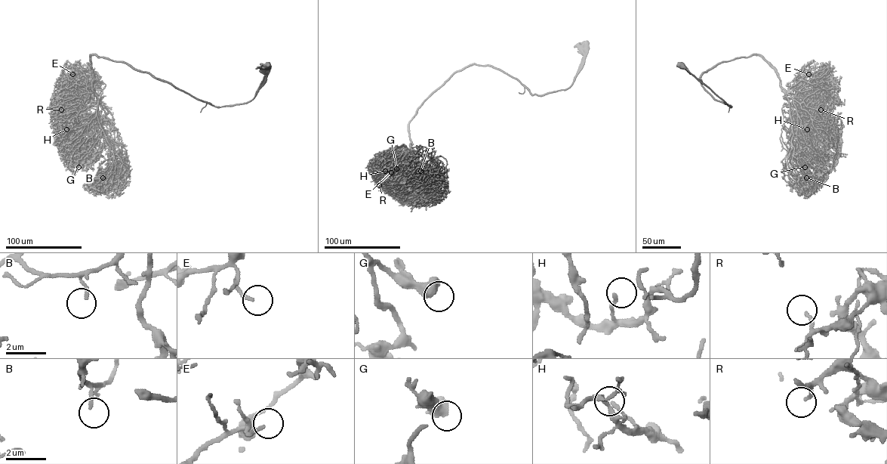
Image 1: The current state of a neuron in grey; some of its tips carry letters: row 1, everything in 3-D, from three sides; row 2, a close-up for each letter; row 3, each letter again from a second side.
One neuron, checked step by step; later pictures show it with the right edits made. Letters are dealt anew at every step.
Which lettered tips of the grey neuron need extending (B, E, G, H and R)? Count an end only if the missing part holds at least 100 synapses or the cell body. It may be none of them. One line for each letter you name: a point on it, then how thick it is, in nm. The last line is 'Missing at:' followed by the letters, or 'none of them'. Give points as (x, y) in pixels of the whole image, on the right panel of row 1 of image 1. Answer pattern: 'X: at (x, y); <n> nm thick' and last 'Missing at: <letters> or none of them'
Missing at: none of them

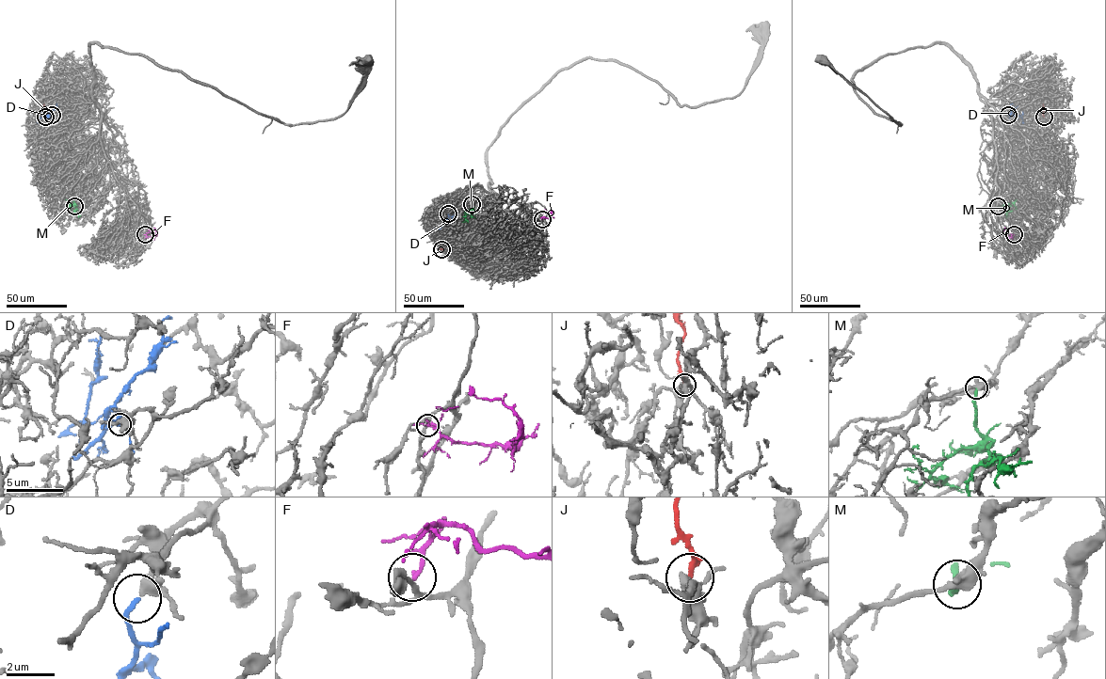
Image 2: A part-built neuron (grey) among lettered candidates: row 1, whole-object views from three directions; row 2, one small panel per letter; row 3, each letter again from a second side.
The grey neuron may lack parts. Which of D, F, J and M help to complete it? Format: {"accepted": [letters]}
{"accepted": ["D"]}

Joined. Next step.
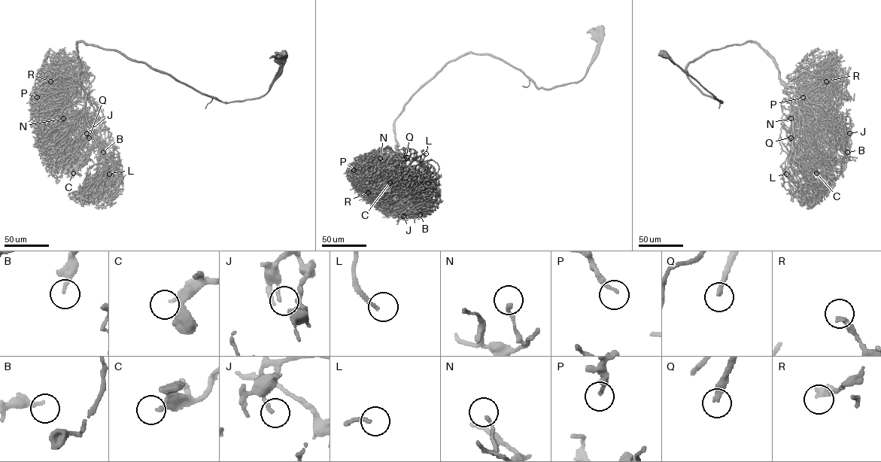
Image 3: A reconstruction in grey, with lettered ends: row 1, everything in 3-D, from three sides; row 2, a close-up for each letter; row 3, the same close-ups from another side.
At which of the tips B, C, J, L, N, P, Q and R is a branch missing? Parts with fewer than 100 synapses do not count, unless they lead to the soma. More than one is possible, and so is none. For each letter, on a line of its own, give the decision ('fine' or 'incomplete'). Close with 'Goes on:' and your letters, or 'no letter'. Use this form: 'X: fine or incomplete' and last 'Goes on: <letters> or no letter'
B: fine
C: incomplete
J: fine
L: incomplete
N: fine
P: fine
Q: incomplete
R: fine
Goes on: C, L, Q

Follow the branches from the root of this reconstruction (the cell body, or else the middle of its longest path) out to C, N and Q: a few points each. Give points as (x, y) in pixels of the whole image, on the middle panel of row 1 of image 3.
C: (600, 30), (585, 75), (550, 89), (487, 54), (449, 61), (395, 121), (396, 150), (409, 169), (390, 183)
N: (600, 30), (585, 75), (550, 89), (487, 54), (449, 61), (395, 121), (402, 165), (380, 158)
Q: (600, 30), (585, 75), (550, 89), (487, 54), (449, 61), (395, 121), (396, 148), (406, 157)

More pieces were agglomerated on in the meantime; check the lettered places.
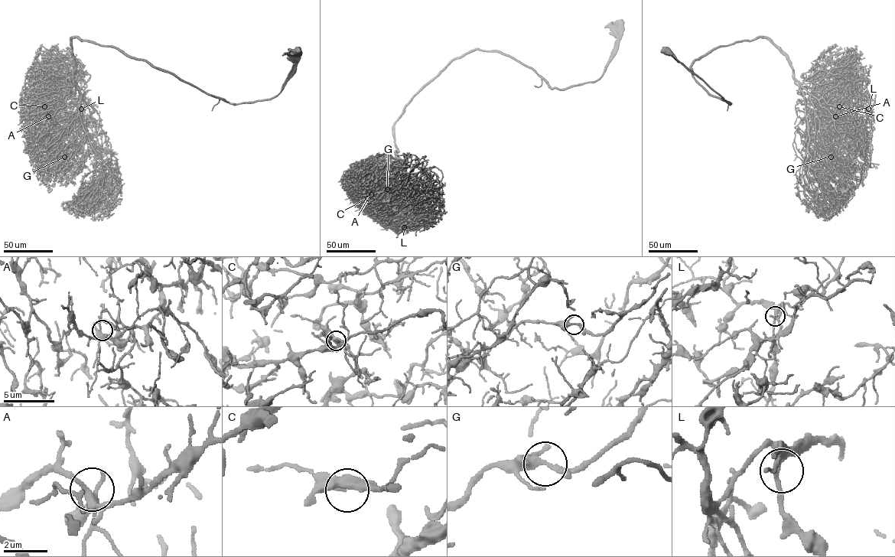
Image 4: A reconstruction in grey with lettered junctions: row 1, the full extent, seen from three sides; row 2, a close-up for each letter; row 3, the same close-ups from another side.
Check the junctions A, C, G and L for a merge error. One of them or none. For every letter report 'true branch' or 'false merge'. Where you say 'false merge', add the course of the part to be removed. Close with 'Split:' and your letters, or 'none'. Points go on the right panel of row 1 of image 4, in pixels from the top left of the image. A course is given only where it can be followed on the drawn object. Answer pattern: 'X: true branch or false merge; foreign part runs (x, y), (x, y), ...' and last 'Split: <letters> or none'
A: true branch
C: true branch
G: true branch
L: true branch
Split: none

